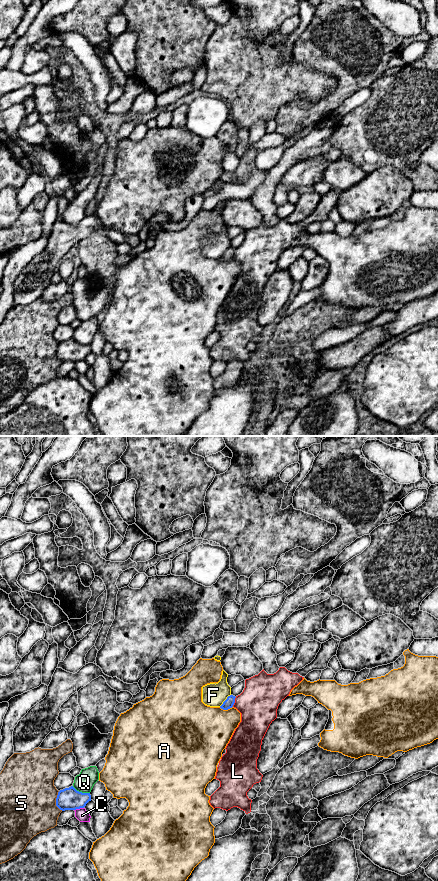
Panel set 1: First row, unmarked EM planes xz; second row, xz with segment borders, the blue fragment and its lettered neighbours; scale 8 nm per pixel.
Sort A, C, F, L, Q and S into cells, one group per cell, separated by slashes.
A / C / F / L / Q / S

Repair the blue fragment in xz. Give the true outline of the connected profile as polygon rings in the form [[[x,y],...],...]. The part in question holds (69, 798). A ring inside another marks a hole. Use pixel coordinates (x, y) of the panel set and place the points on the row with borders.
[[[73,786],[58,792],[56,806],[62,810],[76,810],[84,808],[91,801],[90,793],[77,791]]]

